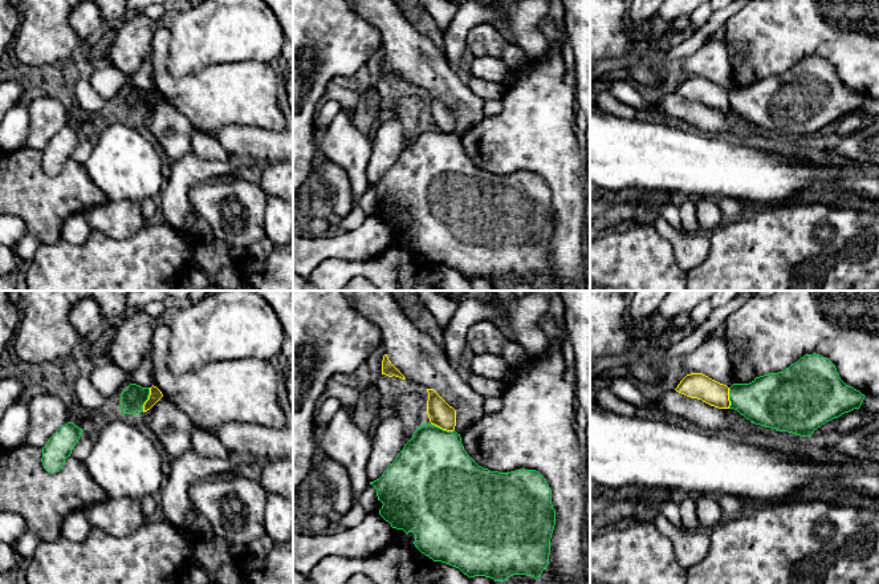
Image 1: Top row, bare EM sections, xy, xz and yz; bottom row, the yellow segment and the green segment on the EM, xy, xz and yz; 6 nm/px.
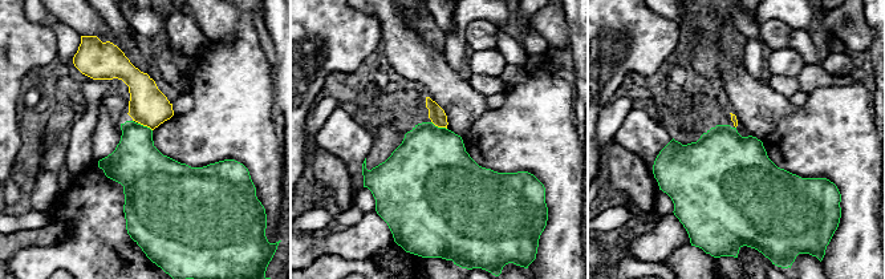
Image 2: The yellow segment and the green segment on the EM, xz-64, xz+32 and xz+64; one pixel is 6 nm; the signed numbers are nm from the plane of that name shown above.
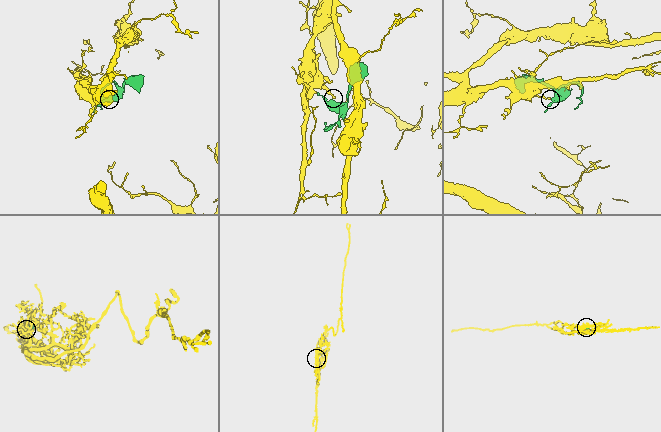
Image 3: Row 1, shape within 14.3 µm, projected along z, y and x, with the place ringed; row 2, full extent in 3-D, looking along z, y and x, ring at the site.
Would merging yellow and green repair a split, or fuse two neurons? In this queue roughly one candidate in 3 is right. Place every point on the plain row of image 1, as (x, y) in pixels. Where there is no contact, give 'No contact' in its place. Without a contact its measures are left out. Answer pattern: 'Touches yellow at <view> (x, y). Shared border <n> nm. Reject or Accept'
Touches yellow at xy (147, 102). Shared border 150 nm. Reject

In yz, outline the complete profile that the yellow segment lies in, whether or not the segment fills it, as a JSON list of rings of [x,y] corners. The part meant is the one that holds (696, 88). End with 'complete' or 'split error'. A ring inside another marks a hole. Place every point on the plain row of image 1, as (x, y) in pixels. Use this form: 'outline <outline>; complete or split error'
outline [[[703,76],[687,77],[675,93],[719,111],[729,111],[731,109],[729,90]]]; complete

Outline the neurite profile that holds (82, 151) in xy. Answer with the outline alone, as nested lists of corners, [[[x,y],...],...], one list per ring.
[[[82,134],[78,145],[72,153],[70,159],[76,161],[77,163],[85,165],[90,158],[93,149],[94,149],[94,143],[90,141],[89,135]]]

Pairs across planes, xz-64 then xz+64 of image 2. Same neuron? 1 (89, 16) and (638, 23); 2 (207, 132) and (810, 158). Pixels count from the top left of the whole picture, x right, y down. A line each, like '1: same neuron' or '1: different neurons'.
1: different neurons
2: same neuron

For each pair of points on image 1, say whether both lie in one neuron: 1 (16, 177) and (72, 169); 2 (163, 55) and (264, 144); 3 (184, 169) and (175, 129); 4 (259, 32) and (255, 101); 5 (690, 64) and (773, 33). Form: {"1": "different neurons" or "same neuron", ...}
{"1": "same neuron", "2": "different neurons", "3": "different neurons", "4": "different neurons", "5": "different neurons"}

